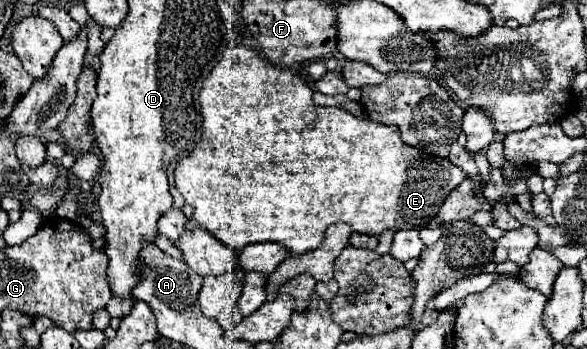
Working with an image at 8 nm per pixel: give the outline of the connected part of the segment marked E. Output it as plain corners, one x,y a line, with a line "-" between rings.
242,45
228,49
222,61
212,69
210,77
204,81
204,87
200,91
200,105
202,105
202,137
194,145
192,153
178,161
178,167
174,171
174,183
176,183
176,189
182,193
184,201
194,207
194,219
200,223
200,227
210,231
226,247
232,247
232,251
238,251
238,253
250,243
278,243
286,247
290,255
302,255
306,251
316,249
322,243
328,225
338,223
338,221
348,223
352,231
356,233
374,235
374,237
382,235
386,229
390,231
424,229
436,217
438,209
442,207
450,191
466,179
466,173
454,163
450,163
448,159
430,157
406,145
398,135
398,127
394,125
382,125
370,119
360,119
340,107
316,107
312,103
312,89
306,85
306,81
298,73
278,69
270,61
266,61
258,51
242,47

